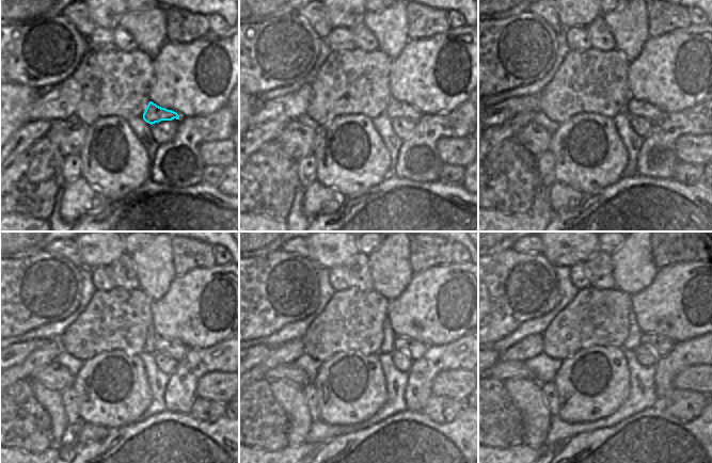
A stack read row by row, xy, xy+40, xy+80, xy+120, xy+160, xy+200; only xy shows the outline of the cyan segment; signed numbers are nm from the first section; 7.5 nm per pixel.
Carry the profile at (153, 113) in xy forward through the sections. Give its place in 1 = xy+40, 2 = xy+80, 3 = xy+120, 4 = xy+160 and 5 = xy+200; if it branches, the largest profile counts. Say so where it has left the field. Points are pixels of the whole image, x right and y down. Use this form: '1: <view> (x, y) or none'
1: xy+40 (395, 109)
2: xy+80 (635, 107)
3: xy+120 (173, 348)
4: xy+160 (415, 349)
5: xy+200 (661, 345)

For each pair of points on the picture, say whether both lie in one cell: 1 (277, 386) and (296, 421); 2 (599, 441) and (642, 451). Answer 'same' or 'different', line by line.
1: same
2: same

